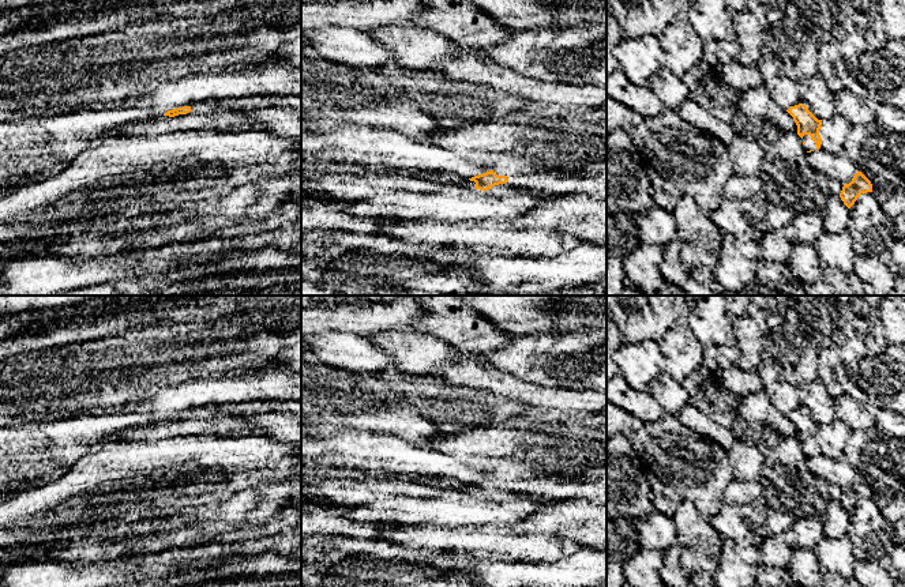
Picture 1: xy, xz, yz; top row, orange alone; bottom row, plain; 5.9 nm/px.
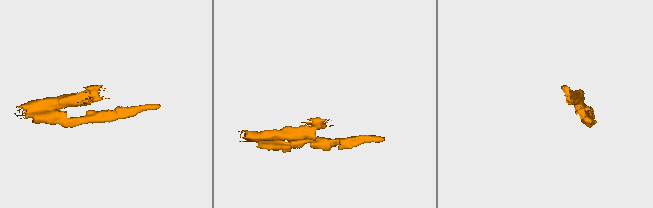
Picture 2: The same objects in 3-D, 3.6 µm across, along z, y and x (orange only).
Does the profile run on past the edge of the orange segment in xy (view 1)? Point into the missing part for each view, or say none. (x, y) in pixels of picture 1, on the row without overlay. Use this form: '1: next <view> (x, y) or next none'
1: next none

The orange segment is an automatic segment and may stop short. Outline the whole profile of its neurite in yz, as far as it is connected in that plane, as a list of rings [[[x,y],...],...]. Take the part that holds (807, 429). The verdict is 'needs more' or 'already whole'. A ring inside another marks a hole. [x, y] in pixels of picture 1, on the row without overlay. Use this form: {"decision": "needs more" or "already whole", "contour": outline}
{"decision": "needs more", "contour": [[[799,409],[786,415],[797,430],[797,440],[810,440],[816,448],[815,455],[837,460],[845,459],[844,447],[852,429],[842,421],[834,419],[827,425],[818,425],[806,410]]]}

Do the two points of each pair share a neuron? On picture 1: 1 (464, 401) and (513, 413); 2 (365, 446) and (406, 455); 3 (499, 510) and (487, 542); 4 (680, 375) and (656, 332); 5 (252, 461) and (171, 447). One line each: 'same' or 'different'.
1: same
2: same
3: different
4: different
5: same

